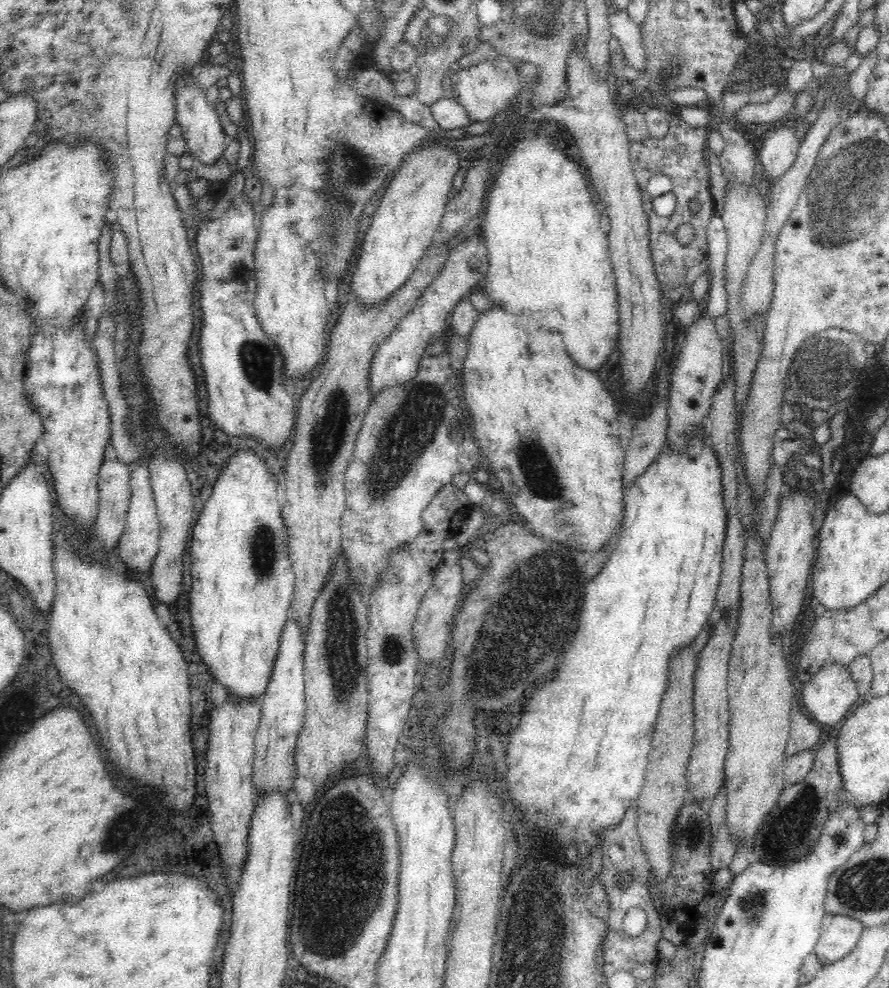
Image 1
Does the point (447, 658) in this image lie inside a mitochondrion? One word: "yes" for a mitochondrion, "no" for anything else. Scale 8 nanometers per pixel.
no

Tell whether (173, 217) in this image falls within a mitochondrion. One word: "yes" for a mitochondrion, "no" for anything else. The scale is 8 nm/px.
no

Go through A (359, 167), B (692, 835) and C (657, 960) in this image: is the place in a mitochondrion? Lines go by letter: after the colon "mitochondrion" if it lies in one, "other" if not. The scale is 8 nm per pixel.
A: mitochondrion
B: mitochondrion
C: other

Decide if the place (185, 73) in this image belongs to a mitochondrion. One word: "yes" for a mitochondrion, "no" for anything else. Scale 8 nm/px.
no

